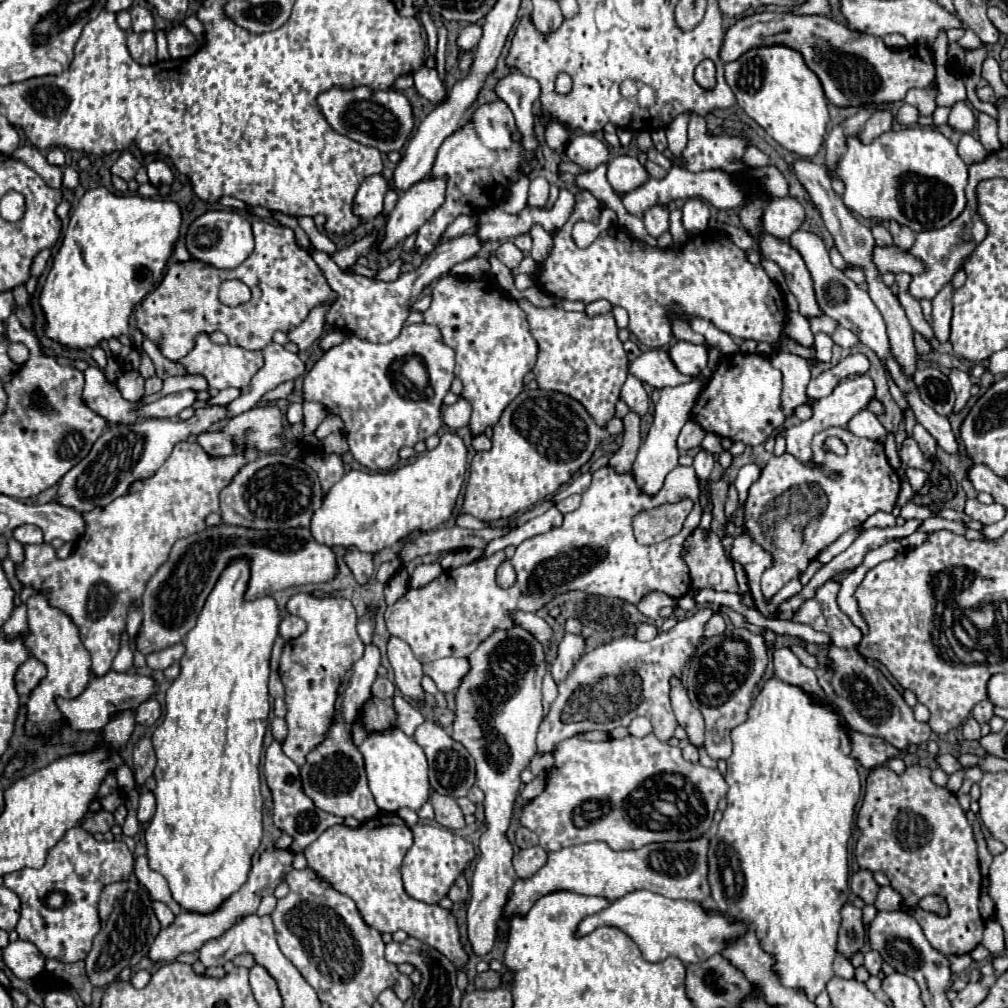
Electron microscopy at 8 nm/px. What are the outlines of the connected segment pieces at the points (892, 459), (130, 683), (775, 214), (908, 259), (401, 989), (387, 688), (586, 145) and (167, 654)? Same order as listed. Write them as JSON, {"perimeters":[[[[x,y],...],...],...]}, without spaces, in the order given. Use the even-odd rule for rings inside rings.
{"perimeters":[[[[887,434],[887,442],[885,442],[885,454],[887,454],[887,460],[889,464],[899,470],[901,468],[901,460],[897,458],[897,452],[895,452],[895,440],[893,440],[893,434]]],[[[109,670],[105,676],[93,676],[85,688],[83,694],[77,698],[57,698],[55,704],[63,714],[63,720],[69,724],[71,730],[79,732],[93,732],[107,724],[113,712],[121,712],[127,708],[137,708],[141,702],[145,702],[155,692],[155,682],[147,676],[139,674],[127,674],[127,672],[113,672]]],[[[785,196],[769,202],[763,208],[761,226],[767,234],[779,240],[787,240],[795,230],[799,230],[803,218],[805,218],[803,206],[795,198]]],[[[875,248],[873,250],[873,262],[877,270],[883,272],[907,272],[907,274],[919,274],[923,270],[921,262],[917,262],[909,252],[903,252],[899,248]]],[[[401,976],[401,978],[397,980],[397,986],[393,986],[393,990],[395,990],[395,994],[397,994],[401,1000],[407,1000],[407,998],[411,998],[411,994],[413,994],[413,982],[409,980],[409,976]]],[[[377,676],[377,680],[371,686],[371,694],[379,696],[379,698],[391,698],[393,696],[393,684],[387,678]]],[[[579,134],[571,138],[565,154],[571,162],[581,166],[583,170],[595,170],[599,164],[609,162],[607,144],[597,140],[593,134]]],[[[175,644],[175,646],[169,646],[169,648],[163,648],[159,652],[151,652],[147,656],[147,666],[153,668],[153,670],[165,670],[167,666],[175,664],[181,660],[185,652],[185,646],[183,644]]]]}

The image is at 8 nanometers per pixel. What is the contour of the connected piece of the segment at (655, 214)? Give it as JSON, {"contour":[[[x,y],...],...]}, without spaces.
{"contour":[[[653,206],[651,210],[645,212],[643,222],[645,222],[647,232],[649,232],[651,236],[659,238],[663,232],[669,230],[669,212],[667,212],[667,208],[663,208],[663,206]]]}

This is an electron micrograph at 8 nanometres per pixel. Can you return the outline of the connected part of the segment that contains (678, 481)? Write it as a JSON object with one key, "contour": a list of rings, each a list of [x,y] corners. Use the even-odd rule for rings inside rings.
{"contour":[[[677,466],[671,470],[665,486],[655,498],[641,494],[631,474],[617,474],[611,468],[601,468],[593,474],[591,486],[583,492],[581,506],[565,514],[559,528],[533,536],[517,546],[511,558],[511,566],[517,574],[513,586],[501,588],[497,584],[497,568],[507,560],[505,552],[495,552],[467,566],[443,570],[441,576],[427,586],[409,588],[401,600],[387,606],[387,630],[391,636],[405,640],[415,658],[425,664],[445,656],[467,658],[493,630],[511,630],[515,612],[537,612],[555,596],[571,590],[621,598],[629,604],[639,604],[651,590],[681,598],[691,588],[689,570],[685,562],[681,562],[681,546],[699,526],[701,508],[695,506],[679,534],[653,546],[641,546],[635,540],[633,518],[643,510],[675,504],[683,498],[691,498],[695,504],[699,498],[699,480],[691,466]]]}

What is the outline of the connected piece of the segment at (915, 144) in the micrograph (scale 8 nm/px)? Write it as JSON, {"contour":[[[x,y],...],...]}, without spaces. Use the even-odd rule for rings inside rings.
{"contour":[[[917,126],[905,128],[901,134],[903,140],[893,142],[893,146],[883,146],[879,140],[863,144],[859,136],[851,134],[845,154],[829,170],[829,176],[843,180],[843,204],[865,220],[895,220],[915,232],[943,228],[965,208],[967,164],[959,158],[957,146],[937,128]]]}

